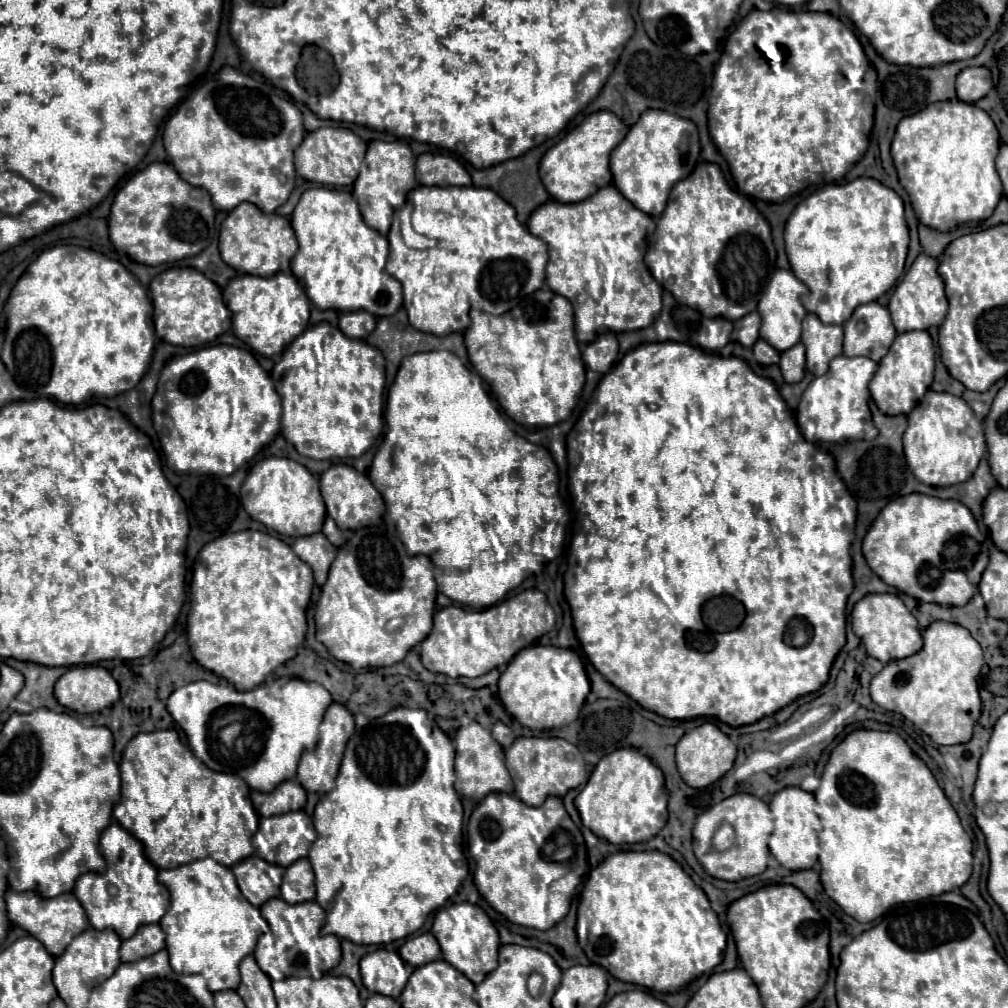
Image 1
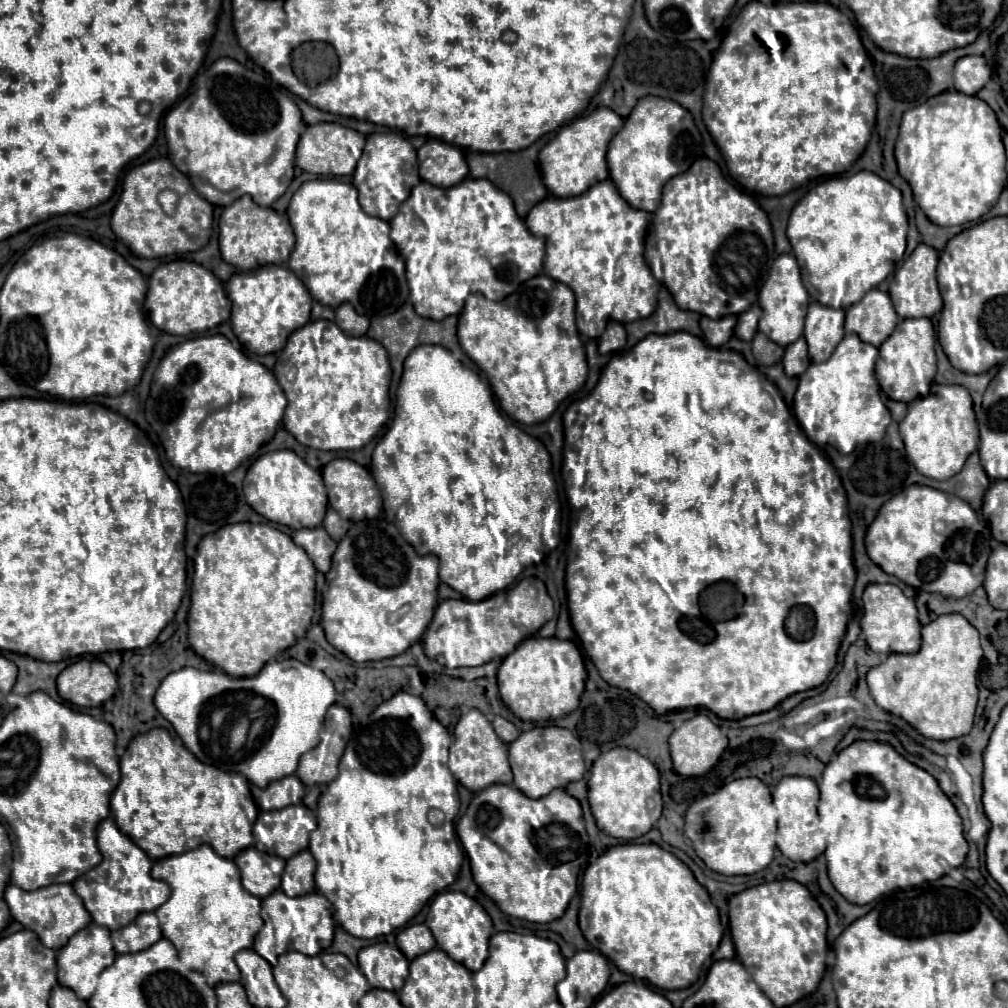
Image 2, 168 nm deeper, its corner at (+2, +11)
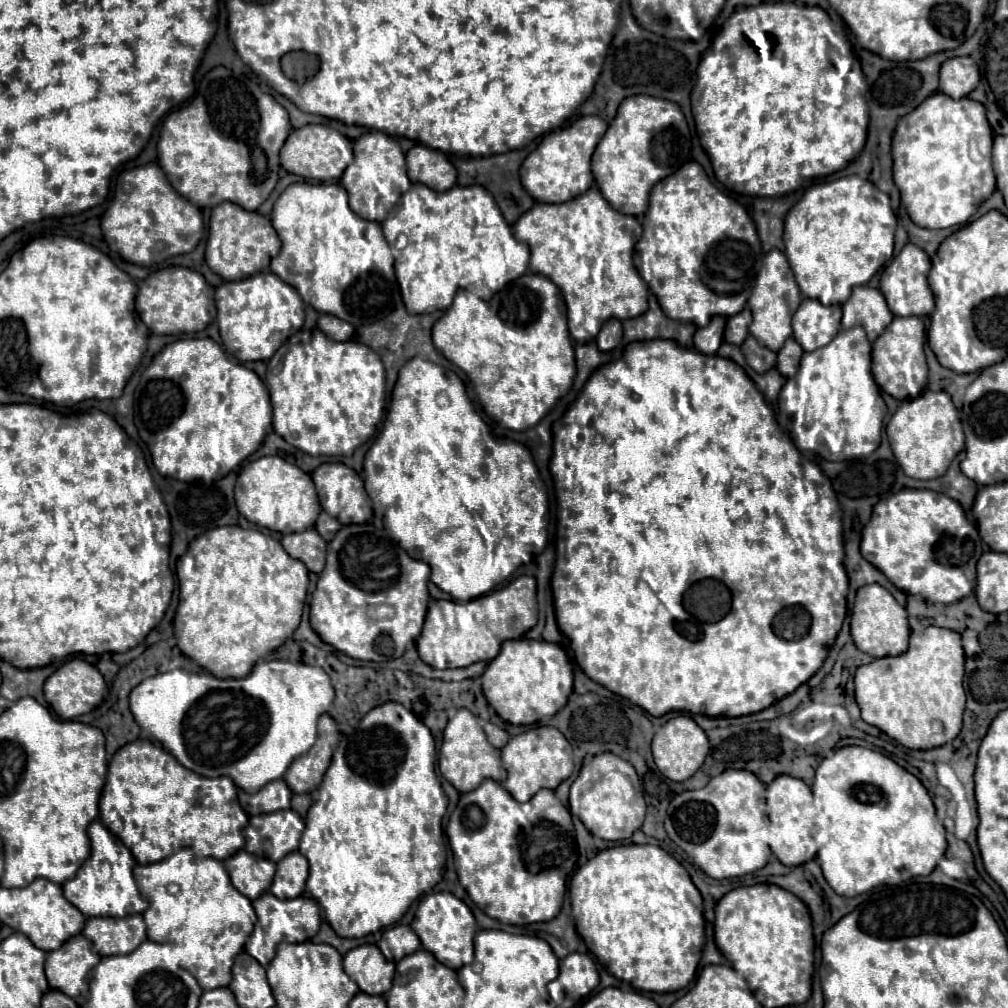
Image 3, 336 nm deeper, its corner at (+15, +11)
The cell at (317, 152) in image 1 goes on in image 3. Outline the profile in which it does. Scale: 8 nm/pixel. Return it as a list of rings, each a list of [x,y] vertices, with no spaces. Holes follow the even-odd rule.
[[[305,125],[301,129],[293,129],[281,149],[281,165],[285,171],[315,181],[339,179],[351,161],[353,161],[351,141],[337,129],[327,125]]]

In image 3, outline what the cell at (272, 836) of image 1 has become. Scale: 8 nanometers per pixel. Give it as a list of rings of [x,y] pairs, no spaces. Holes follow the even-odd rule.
[[[273,811],[260,815],[247,815],[245,813],[245,829],[241,831],[245,837],[244,851],[279,861],[287,853],[297,851],[299,839],[303,833],[303,817],[293,811]]]

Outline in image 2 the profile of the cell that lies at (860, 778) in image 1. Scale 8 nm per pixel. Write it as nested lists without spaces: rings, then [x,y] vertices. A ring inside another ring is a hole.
[[[854,741],[826,765],[820,783],[818,815],[822,831],[826,833],[824,856],[828,861],[828,877],[832,885],[856,905],[866,905],[894,889],[936,881],[944,877],[950,867],[962,865],[968,853],[968,843],[962,839],[962,819],[936,779],[924,769],[908,763],[888,743]]]

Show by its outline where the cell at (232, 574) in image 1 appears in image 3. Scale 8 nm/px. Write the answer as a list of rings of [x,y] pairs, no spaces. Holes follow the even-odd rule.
[[[239,525],[213,527],[205,535],[189,543],[187,553],[177,561],[179,607],[173,619],[177,647],[195,663],[217,675],[219,679],[241,679],[249,675],[257,659],[283,645],[299,627],[307,597],[307,567],[289,557],[281,543],[257,529],[241,529]]]

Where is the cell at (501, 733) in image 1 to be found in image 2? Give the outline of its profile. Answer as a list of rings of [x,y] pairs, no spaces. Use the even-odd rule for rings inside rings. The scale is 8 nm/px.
[[[496,717],[494,723],[492,723],[492,727],[494,727],[496,735],[498,735],[504,743],[512,743],[512,741],[520,735],[520,731],[518,731],[510,721],[506,721],[504,717]]]

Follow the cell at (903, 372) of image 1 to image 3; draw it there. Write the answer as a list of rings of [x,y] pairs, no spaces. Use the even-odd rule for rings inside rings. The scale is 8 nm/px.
[[[895,317],[877,337],[871,351],[871,373],[875,383],[895,399],[915,399],[927,385],[927,361],[923,353],[925,325],[921,317]]]

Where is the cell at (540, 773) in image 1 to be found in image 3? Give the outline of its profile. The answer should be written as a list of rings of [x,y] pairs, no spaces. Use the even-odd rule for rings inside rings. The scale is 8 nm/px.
[[[535,727],[521,735],[511,737],[511,741],[501,749],[501,761],[507,771],[507,779],[503,787],[519,801],[529,801],[539,789],[555,789],[561,781],[565,781],[573,771],[573,747],[563,737],[563,733],[555,727]]]

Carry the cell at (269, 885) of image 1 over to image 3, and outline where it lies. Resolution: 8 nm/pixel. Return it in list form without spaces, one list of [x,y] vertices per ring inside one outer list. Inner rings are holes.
[[[241,849],[237,851],[237,855],[225,859],[223,863],[229,871],[233,887],[249,899],[257,899],[271,887],[275,875],[275,863],[269,863],[269,859],[251,855]]]

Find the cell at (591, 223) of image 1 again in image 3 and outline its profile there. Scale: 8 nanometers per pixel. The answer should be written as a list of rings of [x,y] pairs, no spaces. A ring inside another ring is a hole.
[[[591,187],[577,199],[565,203],[535,203],[513,225],[515,237],[527,243],[531,249],[529,269],[533,273],[549,277],[561,289],[567,305],[569,333],[577,343],[593,341],[597,337],[599,327],[607,319],[629,319],[639,317],[647,311],[649,287],[633,265],[633,247],[636,242],[633,231],[637,231],[637,219],[609,207],[609,203],[603,199],[597,187]]]

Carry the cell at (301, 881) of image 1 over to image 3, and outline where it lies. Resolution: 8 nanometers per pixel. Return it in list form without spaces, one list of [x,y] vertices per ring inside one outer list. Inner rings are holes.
[[[293,851],[277,863],[277,873],[271,885],[271,893],[279,899],[293,899],[299,897],[305,889],[305,881],[309,877],[309,863],[307,859],[299,853]]]

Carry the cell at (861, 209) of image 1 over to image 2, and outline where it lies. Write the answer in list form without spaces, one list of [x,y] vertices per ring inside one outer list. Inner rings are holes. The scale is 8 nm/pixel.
[[[860,171],[852,177],[832,177],[826,179],[824,183],[816,185],[790,213],[788,221],[788,239],[792,243],[792,251],[798,259],[802,281],[808,291],[826,291],[826,299],[818,299],[818,295],[810,295],[814,301],[834,307],[834,309],[846,309],[866,291],[878,287],[896,267],[898,261],[902,261],[906,251],[906,235],[908,231],[908,217],[902,205],[902,195],[900,191],[884,181],[882,177],[870,173],[870,171]]]

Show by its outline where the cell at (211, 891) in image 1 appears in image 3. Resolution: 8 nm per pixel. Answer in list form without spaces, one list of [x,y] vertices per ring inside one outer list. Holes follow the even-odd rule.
[[[181,849],[163,861],[137,865],[133,877],[141,895],[149,901],[143,913],[147,937],[167,943],[169,950],[174,951],[169,955],[177,958],[172,963],[189,971],[203,989],[227,987],[233,959],[243,951],[255,923],[249,915],[254,912],[252,901],[229,883],[225,865],[217,859],[197,859],[189,849]]]

